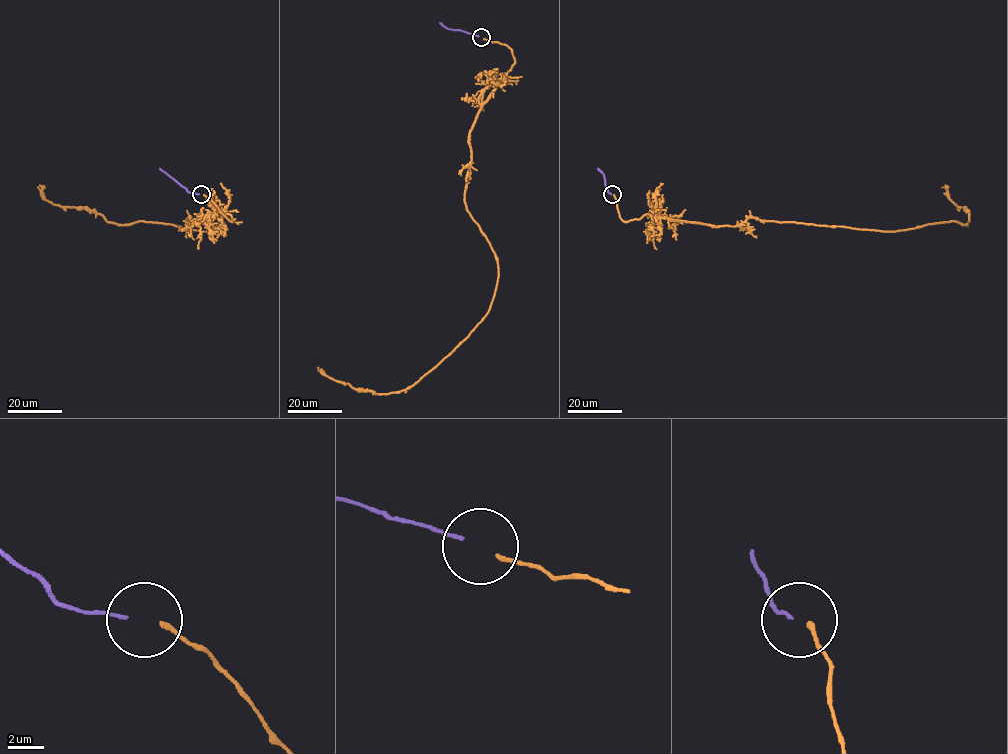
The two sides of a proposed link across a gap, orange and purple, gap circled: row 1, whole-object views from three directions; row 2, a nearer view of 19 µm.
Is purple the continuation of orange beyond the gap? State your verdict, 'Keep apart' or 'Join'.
Join

